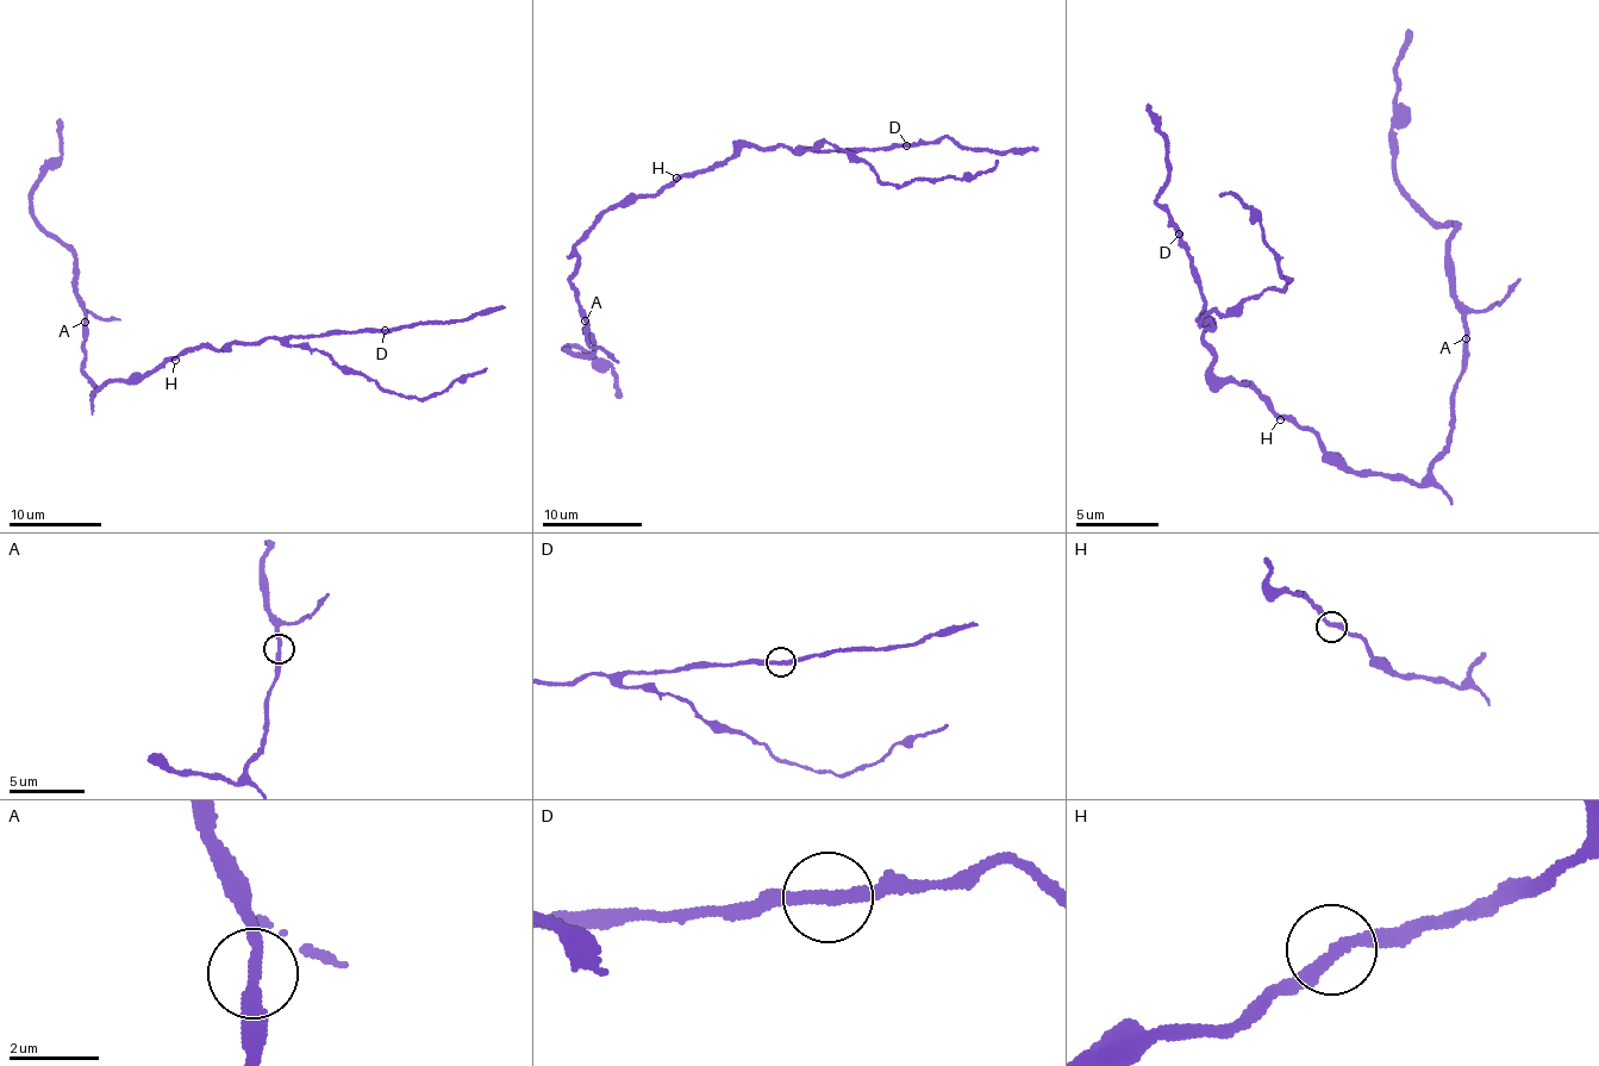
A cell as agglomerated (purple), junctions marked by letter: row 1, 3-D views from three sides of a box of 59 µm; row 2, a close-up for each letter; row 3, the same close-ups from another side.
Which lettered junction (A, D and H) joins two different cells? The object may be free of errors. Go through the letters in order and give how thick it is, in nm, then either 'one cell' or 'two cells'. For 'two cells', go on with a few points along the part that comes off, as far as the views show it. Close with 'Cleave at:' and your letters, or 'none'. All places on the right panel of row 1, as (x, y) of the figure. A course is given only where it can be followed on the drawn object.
A: 280 nm | one cell
D: 280 nm | one cell
H: 280 nm | one cell
Cleave at: none

